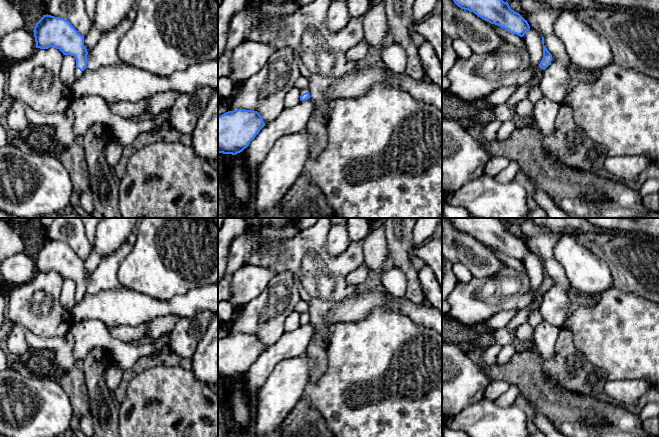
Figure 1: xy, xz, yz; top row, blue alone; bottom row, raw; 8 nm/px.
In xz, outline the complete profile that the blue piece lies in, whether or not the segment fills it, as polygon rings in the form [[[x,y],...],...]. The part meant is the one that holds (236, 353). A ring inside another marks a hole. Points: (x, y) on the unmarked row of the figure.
[[[238,333],[218,340],[218,377],[242,376],[264,350],[263,342],[254,334]]]

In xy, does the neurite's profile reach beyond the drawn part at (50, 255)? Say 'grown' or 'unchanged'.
grown

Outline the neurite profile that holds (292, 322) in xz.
[[[293,311],[291,312],[287,318],[285,319],[284,322],[284,329],[285,331],[293,331],[295,329],[297,329],[301,324],[300,324],[300,313],[298,313],[297,311]]]

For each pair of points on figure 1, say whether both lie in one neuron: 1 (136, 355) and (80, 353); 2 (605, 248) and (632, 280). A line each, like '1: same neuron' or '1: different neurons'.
1: same neuron
2: same neuron

